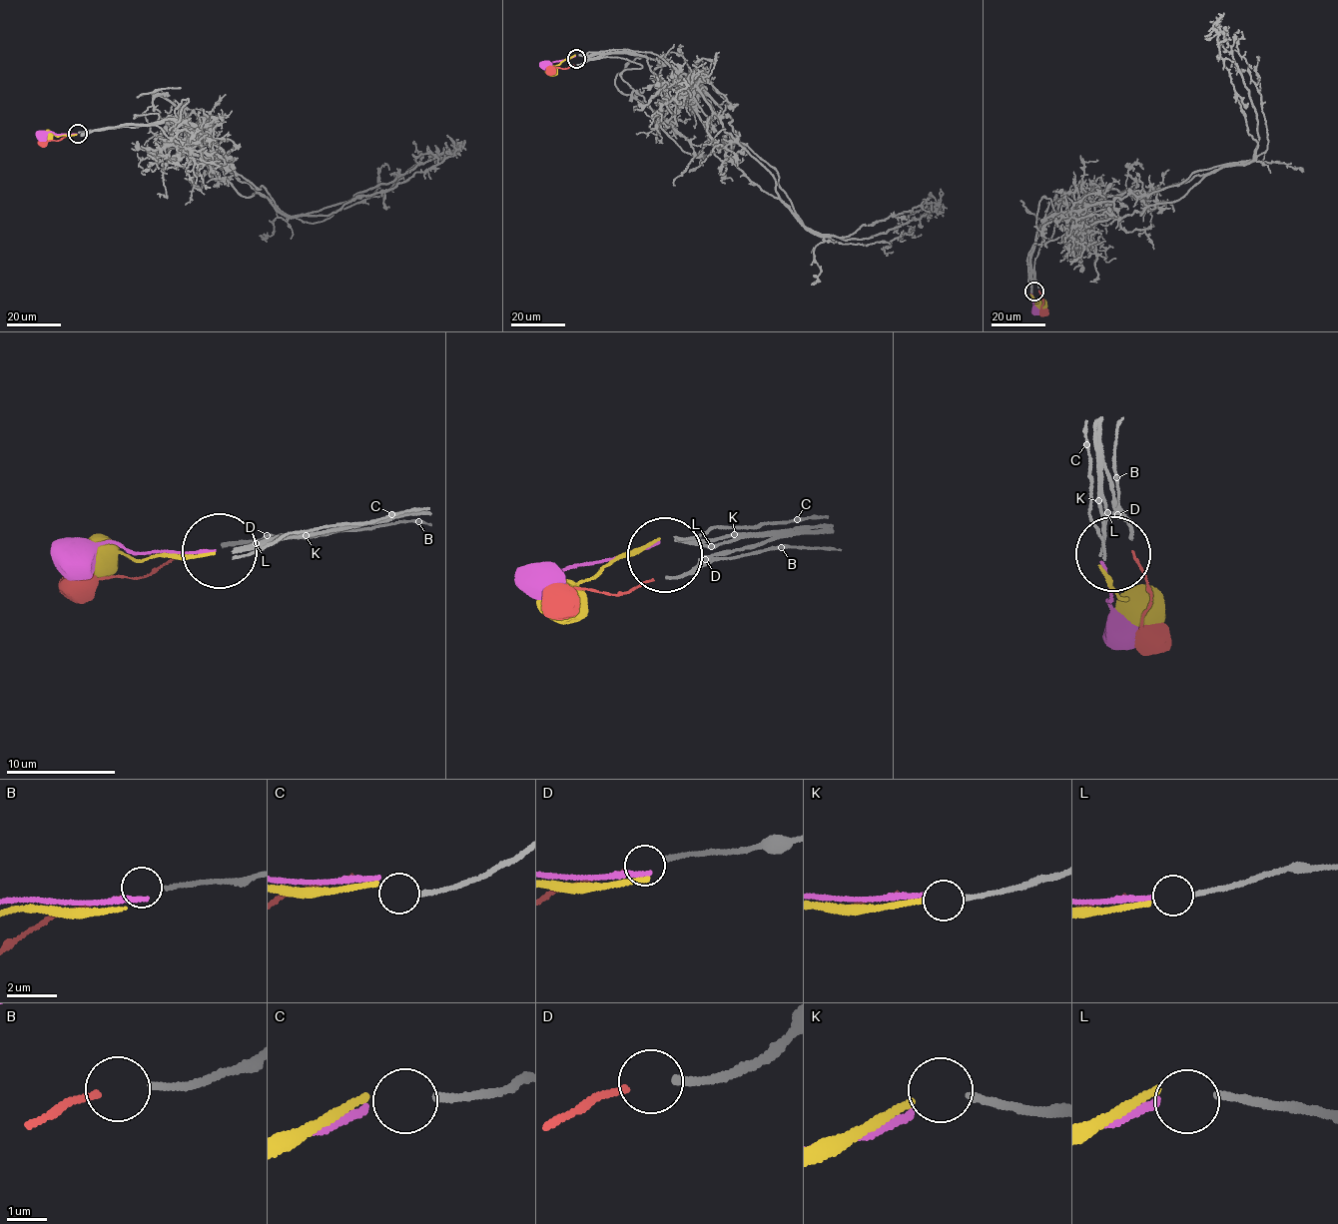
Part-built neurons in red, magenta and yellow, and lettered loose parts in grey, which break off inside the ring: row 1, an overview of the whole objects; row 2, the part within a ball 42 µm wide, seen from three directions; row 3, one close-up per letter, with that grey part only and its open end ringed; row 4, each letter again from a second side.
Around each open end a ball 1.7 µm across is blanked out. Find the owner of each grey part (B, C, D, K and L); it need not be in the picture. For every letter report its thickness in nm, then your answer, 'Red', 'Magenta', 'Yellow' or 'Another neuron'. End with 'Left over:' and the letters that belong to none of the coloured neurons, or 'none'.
B: Thickness 150 nm. Red
C: Thickness 190 nm. Another neuron
D: Thickness 200 nm. Another neuron
K: Thickness 180 nm. Yellow
L: Thickness 160 nm. Magenta
Left over: C, D

